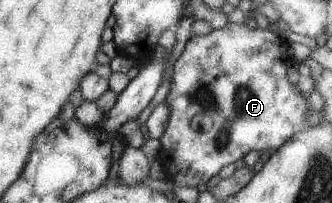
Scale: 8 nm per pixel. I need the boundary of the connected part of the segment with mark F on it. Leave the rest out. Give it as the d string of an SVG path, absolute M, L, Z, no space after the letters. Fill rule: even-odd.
M226 23L221 29L211 30L206 35L190 36L173 64L168 93L163 99L168 108L168 119L159 137L160 147L155 160L162 167L164 179L181 187L205 184L221 167L243 159L249 151L272 154L296 131L309 127L306 95L286 80L288 58L288 43L274 26L250 29L246 24ZM194 115L210 117L210 129L200 133L193 131L190 119Z

